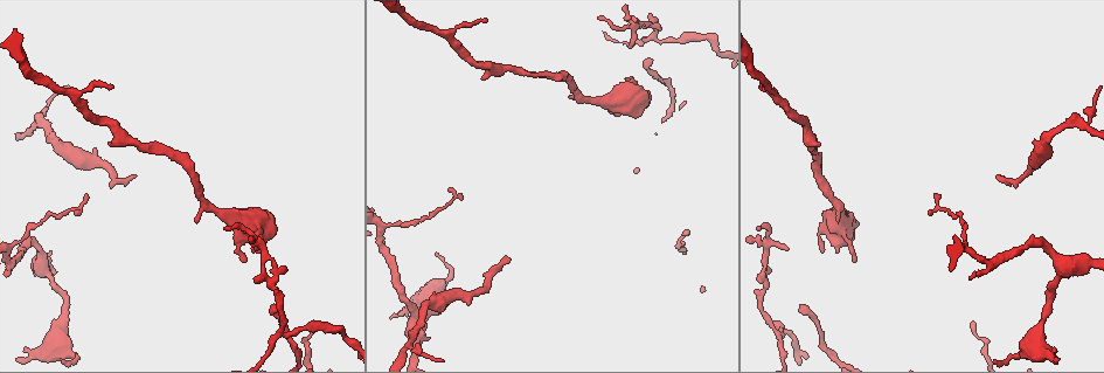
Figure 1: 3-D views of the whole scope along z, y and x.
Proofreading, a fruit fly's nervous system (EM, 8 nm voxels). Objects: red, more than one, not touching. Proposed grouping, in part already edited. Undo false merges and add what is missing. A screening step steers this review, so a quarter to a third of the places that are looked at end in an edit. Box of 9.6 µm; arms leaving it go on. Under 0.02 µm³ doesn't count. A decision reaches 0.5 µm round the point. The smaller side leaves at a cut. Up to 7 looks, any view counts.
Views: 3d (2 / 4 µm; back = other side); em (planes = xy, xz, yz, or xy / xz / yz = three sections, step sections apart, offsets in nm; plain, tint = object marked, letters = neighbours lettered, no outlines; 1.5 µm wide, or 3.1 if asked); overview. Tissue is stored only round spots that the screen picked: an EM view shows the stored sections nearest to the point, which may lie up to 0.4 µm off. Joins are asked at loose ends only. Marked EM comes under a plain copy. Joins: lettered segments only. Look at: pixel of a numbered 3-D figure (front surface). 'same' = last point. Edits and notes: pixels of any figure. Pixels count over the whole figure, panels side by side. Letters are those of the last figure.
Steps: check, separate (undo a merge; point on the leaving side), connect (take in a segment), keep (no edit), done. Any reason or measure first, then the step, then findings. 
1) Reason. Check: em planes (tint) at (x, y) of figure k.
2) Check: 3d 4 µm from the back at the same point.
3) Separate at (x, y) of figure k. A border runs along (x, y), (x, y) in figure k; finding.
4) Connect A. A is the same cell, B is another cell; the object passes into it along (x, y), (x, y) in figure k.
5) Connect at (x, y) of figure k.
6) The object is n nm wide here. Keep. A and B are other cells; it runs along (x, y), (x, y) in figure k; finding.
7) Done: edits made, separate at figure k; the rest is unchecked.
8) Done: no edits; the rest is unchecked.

Three arms meet. Check: em planes (letters) at (657, 39) of figure 1.

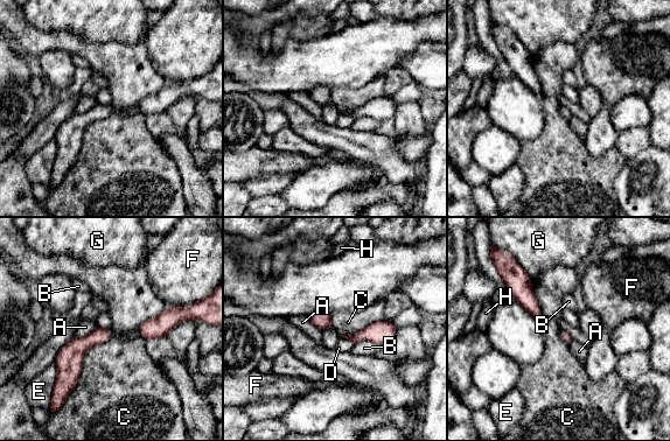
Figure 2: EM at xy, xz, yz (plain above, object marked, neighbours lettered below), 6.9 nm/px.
Keep. A, B, C, D, E, F, G and H are other cells; a border runs along (111, 329), (86, 350), (65, 397) in figure 2; all the same neuron.

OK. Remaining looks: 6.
Tapers out. Check: em planes (letters) at (597, 16) of figure 1.

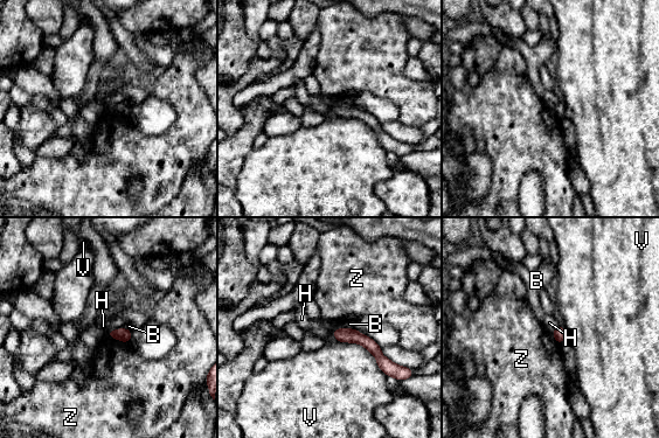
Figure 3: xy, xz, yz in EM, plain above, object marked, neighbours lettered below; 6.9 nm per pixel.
The object is 90 nm wide here. Keep. B, H, V and Z are other cells; it runs along (335, 332), (366, 341), (389, 366) in figure 3; none of them fits.

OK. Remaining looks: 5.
Check: em yz step 4 (letters) at (1080, 269) of figure 1.

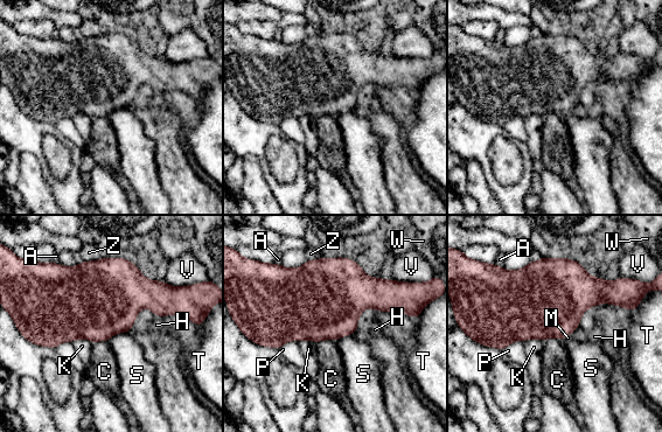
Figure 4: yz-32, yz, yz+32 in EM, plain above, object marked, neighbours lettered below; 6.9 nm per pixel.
Keep. A, C, H, K, M, P, S, T, V, W and Z are other cells; no lettered segment goes on from it.

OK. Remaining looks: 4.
Done: no edits; the rest is unchecked.

